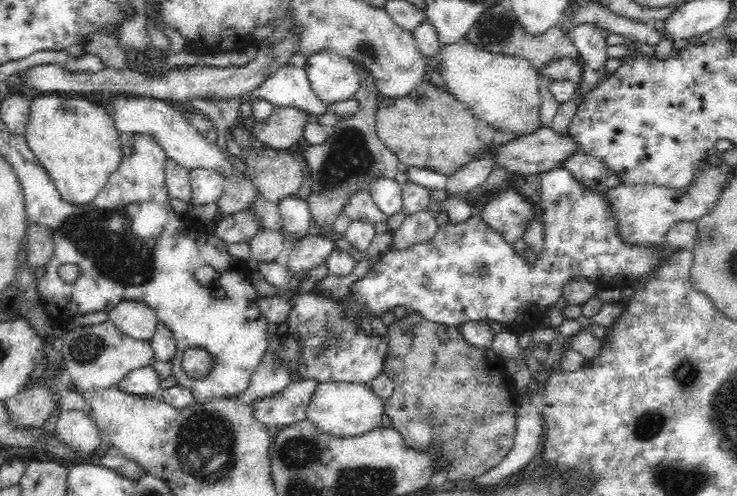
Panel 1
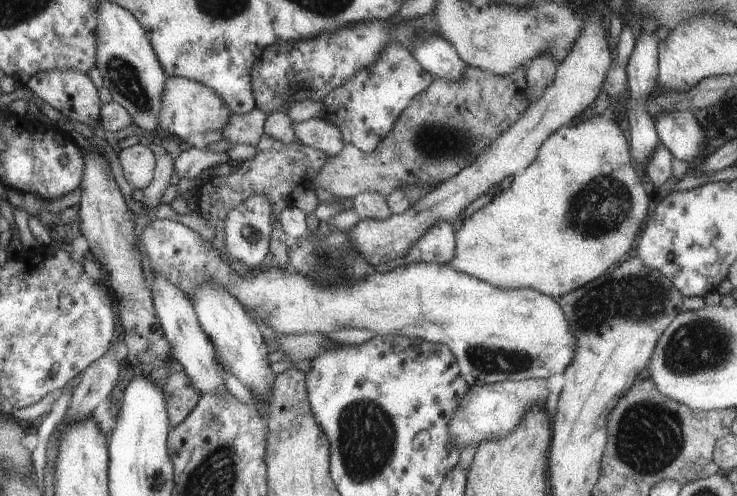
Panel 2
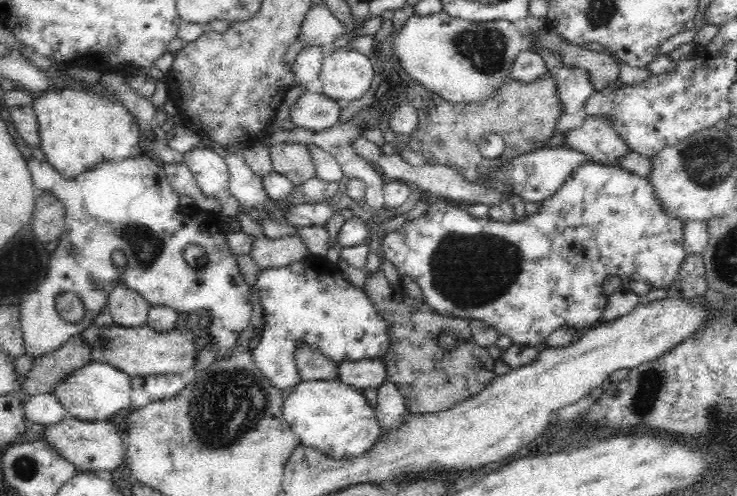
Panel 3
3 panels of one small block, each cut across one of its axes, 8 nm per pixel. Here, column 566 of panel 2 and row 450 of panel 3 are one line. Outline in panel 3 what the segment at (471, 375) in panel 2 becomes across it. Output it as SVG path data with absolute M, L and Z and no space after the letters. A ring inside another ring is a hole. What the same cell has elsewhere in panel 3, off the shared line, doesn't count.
M311 380L297 384L283 400L283 415L301 444L317 448L334 459L364 455L382 434L376 411L365 394L338 380Z

